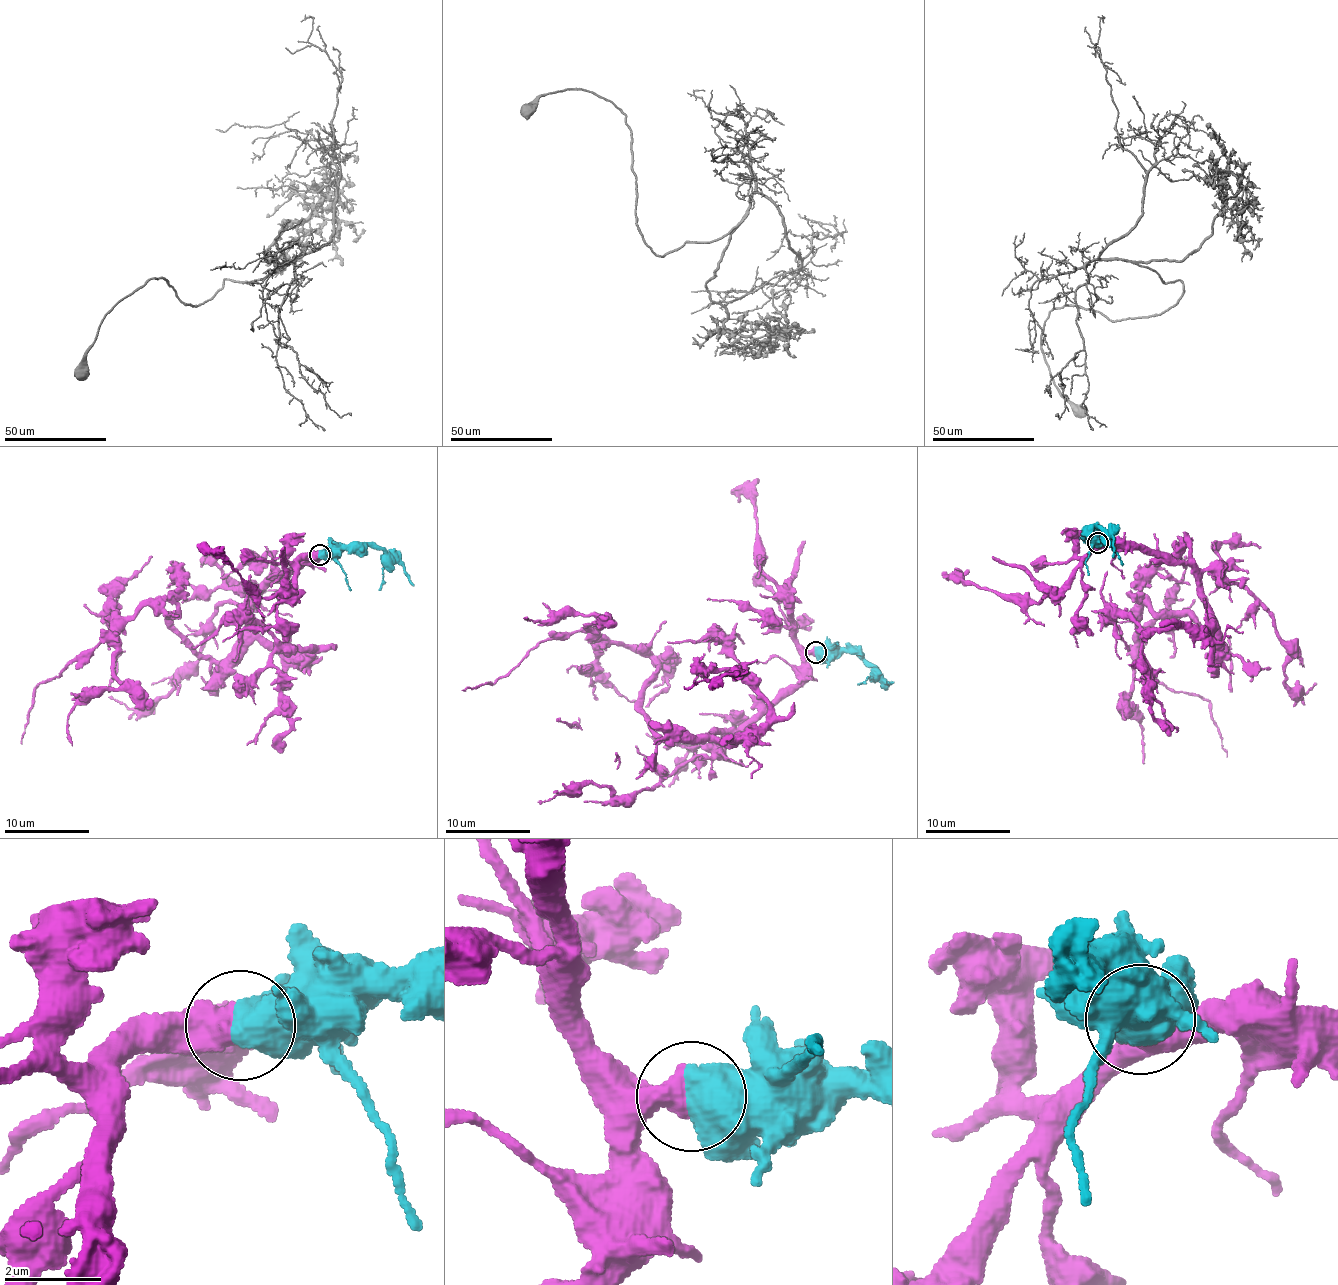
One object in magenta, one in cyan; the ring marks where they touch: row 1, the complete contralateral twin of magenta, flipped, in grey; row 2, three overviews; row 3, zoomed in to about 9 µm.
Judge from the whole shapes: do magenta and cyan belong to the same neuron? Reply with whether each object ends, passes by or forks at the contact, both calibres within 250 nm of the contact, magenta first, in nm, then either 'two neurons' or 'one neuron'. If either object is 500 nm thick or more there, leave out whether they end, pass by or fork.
650/800 nm | one neuron

